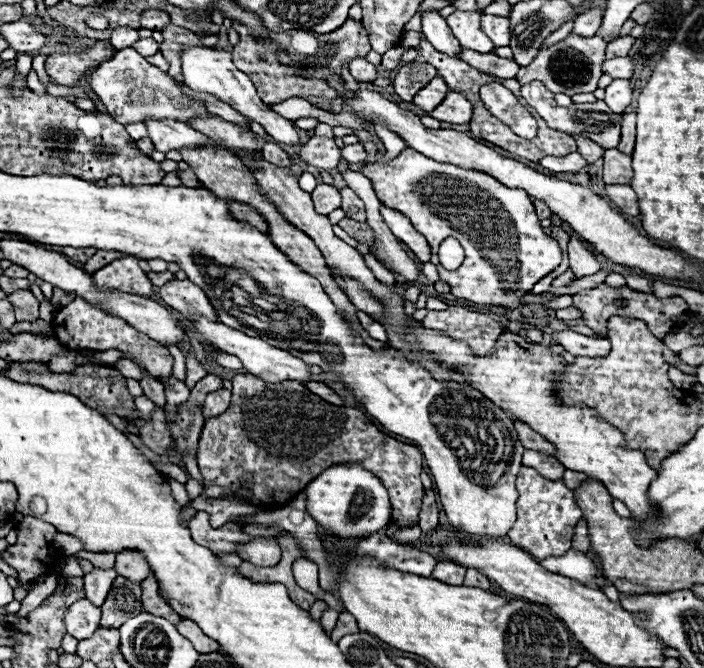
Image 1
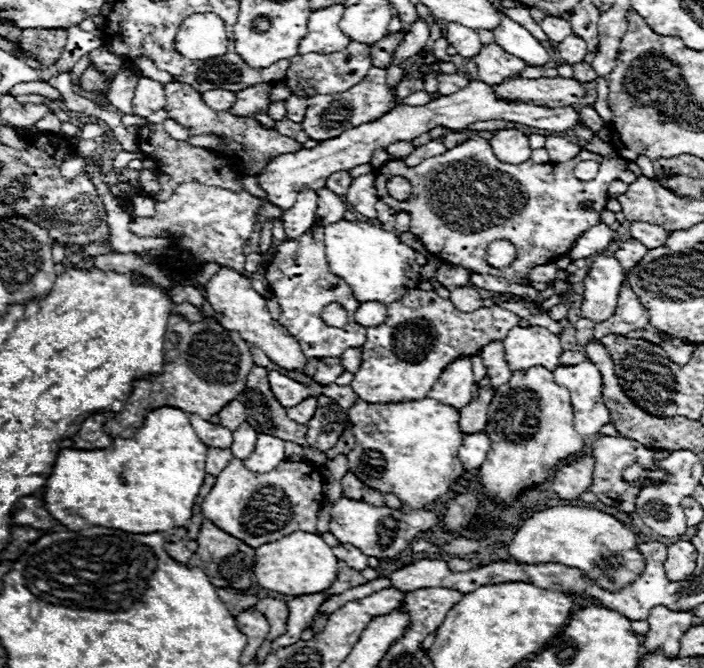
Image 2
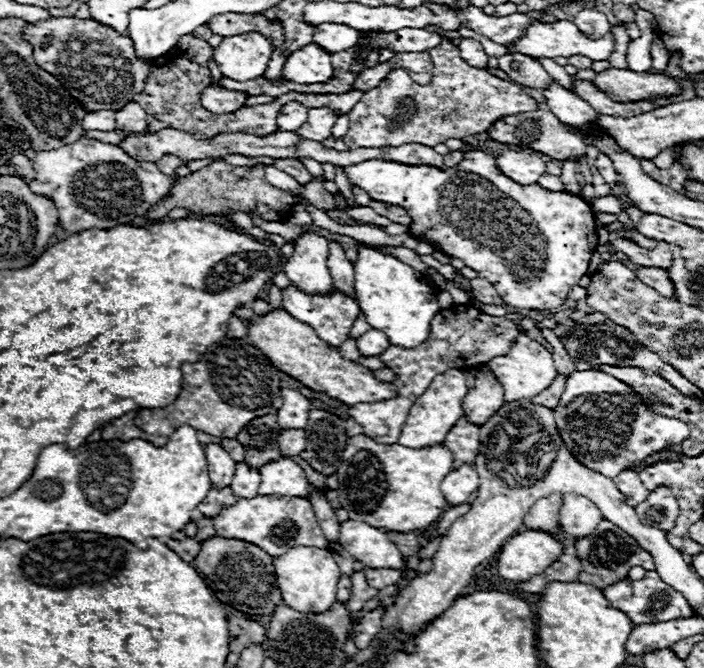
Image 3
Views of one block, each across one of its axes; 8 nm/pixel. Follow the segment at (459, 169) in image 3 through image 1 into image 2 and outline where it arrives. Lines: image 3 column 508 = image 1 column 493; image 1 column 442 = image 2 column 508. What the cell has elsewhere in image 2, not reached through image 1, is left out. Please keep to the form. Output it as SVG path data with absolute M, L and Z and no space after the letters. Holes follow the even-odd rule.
M470 136L464 144L458 144L452 150L446 150L440 156L428 158L422 164L408 168L402 160L390 160L384 166L380 166L376 170L376 194L382 202L386 202L390 208L394 208L396 212L408 212L410 214L410 232L414 236L418 236L418 240L424 244L424 248L434 254L436 258L450 262L450 264L458 264L464 268L470 268L472 272L478 274L490 274L490 276L502 276L508 282L516 282L516 284L530 284L528 280L528 272L530 268L538 266L538 264L546 264L546 262L554 262L560 256L568 254L574 246L574 242L592 226L600 224L600 214L606 208L606 200L608 200L608 184L618 180L618 174L626 170L626 160L624 158L602 158L594 152L582 150L576 158L562 162L562 164L536 164L532 160L524 162L524 164L508 164L508 162L500 162L488 140L480 138L480 136ZM582 160L594 160L600 164L598 176L594 180L582 182L574 176L574 166ZM390 176L406 176L412 184L412 198L408 202L396 202L394 198L390 198L384 182ZM580 202L594 202L594 210L592 212L584 212L580 208ZM494 240L510 240L516 250L518 250L518 258L510 268L492 268L486 264L484 256L486 256L486 248L490 242Z

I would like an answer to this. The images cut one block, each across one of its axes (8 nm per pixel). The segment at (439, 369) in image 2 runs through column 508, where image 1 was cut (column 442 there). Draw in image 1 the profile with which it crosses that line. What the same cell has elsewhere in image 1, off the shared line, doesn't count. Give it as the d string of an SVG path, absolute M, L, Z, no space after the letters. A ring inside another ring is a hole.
M448 306L442 311L430 310L422 324L426 328L446 332L450 338L464 340L474 352L478 352L478 356L492 352L498 336L502 334L502 328L496 320L460 306Z

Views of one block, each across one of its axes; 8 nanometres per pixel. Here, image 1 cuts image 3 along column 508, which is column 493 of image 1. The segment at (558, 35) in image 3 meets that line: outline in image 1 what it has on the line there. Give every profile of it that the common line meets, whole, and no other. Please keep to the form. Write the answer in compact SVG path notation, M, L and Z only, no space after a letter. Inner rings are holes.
M456 10L446 18L448 26L452 28L454 36L460 40L462 48L476 50L482 54L488 54L494 50L492 40L482 32L480 28L480 12L460 12Z

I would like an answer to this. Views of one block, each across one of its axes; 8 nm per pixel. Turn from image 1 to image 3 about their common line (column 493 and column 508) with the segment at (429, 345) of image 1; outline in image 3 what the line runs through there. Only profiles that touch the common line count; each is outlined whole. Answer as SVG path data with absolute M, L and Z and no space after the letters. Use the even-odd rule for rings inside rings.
M520 334L516 344L510 348L510 352L506 356L500 356L496 360L490 360L488 366L492 368L492 372L496 374L496 378L500 380L502 388L504 388L504 400L520 400L520 398L532 398L536 394L540 394L544 388L548 388L552 384L552 380L556 378L556 366L552 360L552 354L536 340L532 340L526 334Z

